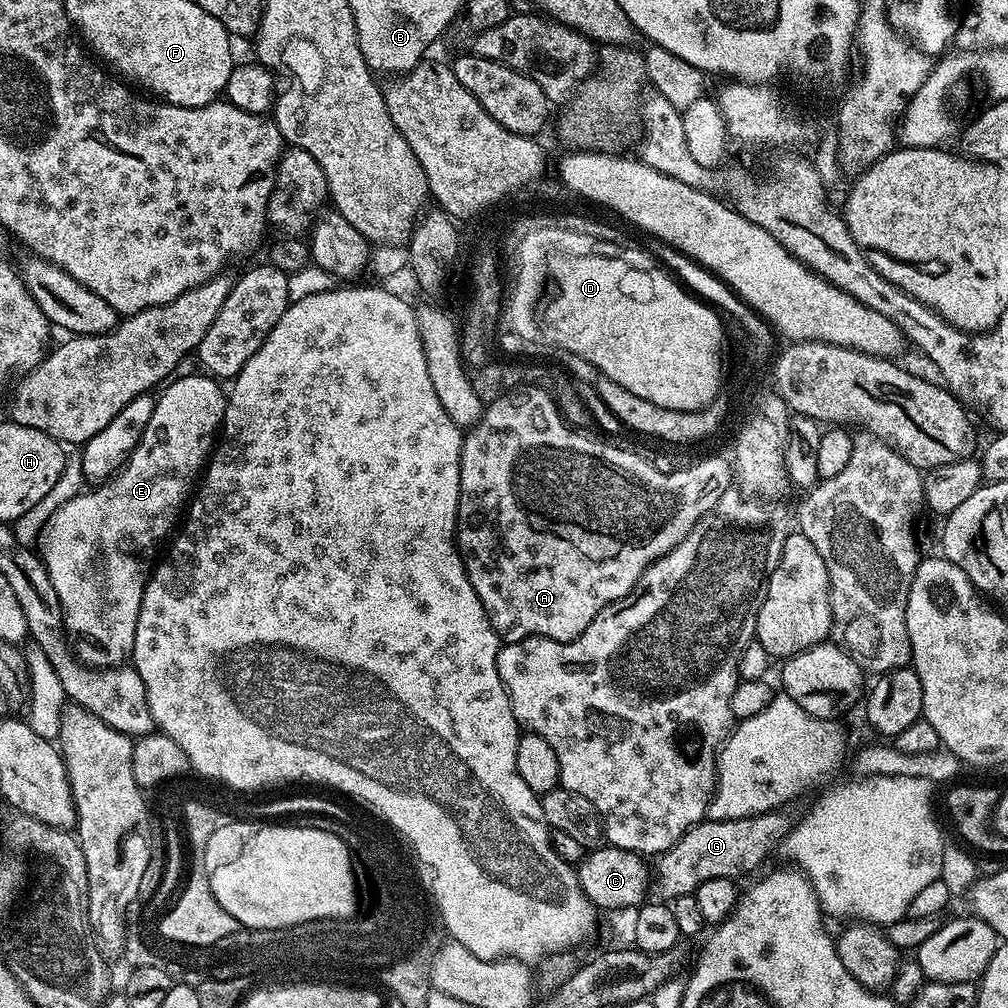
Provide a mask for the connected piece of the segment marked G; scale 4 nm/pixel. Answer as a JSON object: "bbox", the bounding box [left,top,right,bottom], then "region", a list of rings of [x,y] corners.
{"bbox":[650,811,790,902],"region":[[[787,811],[763,812],[750,818],[733,820],[709,820],[707,818],[694,825],[670,850],[655,857],[650,872],[650,896],[656,902],[671,902],[691,896],[702,882],[710,878],[736,880],[747,872],[752,872],[780,843],[790,836]]]}

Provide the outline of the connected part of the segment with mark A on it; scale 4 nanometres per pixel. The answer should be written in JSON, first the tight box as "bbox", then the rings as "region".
{"bbox":[456,386,734,644],"region":[[[525,386],[517,387],[515,390],[505,391],[500,397],[493,402],[493,404],[485,407],[484,413],[480,416],[480,421],[476,425],[473,425],[467,431],[464,436],[464,445],[462,446],[462,454],[460,455],[460,505],[458,506],[458,518],[456,519],[456,546],[460,549],[460,557],[464,560],[464,565],[468,571],[468,577],[470,582],[474,586],[474,590],[478,594],[478,598],[482,602],[482,606],[488,612],[488,616],[492,619],[492,624],[496,628],[497,632],[506,634],[507,643],[513,644],[519,640],[525,640],[528,636],[545,636],[551,640],[573,640],[578,638],[586,630],[586,626],[590,626],[590,622],[594,622],[594,618],[599,612],[606,607],[610,602],[620,600],[625,594],[631,590],[632,587],[638,582],[638,578],[645,572],[652,563],[658,558],[662,558],[668,551],[674,546],[678,546],[678,542],[682,542],[686,538],[686,534],[690,534],[690,530],[694,530],[694,526],[699,520],[708,512],[712,510],[712,507],[717,504],[726,495],[729,495],[730,489],[728,488],[732,484],[732,472],[734,476],[734,468],[731,463],[728,464],[720,456],[708,456],[705,460],[700,460],[697,464],[692,464],[681,467],[675,472],[664,472],[660,468],[655,468],[652,465],[651,459],[639,456],[636,452],[627,452],[624,448],[615,448],[612,444],[603,444],[600,440],[595,440],[594,437],[588,436],[592,434],[585,434],[583,431],[577,430],[564,423],[563,416],[560,415],[560,411],[556,408],[556,403],[552,401],[552,395],[548,393],[542,386],[536,386],[536,388],[524,388]]]}

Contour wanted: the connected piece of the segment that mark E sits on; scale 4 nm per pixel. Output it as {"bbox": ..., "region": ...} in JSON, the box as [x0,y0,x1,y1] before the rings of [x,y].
{"bbox":[38,374,226,670],"region":[[[207,374],[199,375],[200,376],[177,375],[175,379],[163,389],[165,392],[162,394],[159,393],[159,395],[156,396],[154,414],[150,417],[150,422],[146,422],[146,430],[142,434],[142,438],[138,442],[136,449],[128,456],[128,460],[125,462],[123,468],[121,468],[115,476],[110,476],[107,480],[97,483],[95,487],[93,487],[96,488],[93,492],[84,492],[81,496],[70,497],[61,508],[56,508],[49,514],[48,521],[40,528],[40,548],[38,547],[38,555],[40,559],[43,560],[46,570],[50,574],[50,583],[54,586],[54,594],[58,594],[64,631],[73,641],[75,641],[74,639],[80,640],[81,653],[79,652],[78,659],[81,664],[87,666],[89,669],[103,670],[106,668],[119,668],[131,657],[132,647],[134,646],[134,634],[136,633],[136,623],[138,622],[138,614],[140,613],[142,598],[144,597],[144,587],[148,585],[148,578],[154,571],[154,561],[157,559],[156,547],[158,547],[164,539],[167,541],[169,537],[173,535],[174,529],[177,527],[178,521],[181,519],[190,497],[193,495],[194,485],[201,479],[202,473],[205,471],[206,465],[214,451],[214,445],[217,443],[218,433],[221,431],[224,423],[226,392],[225,389],[220,389],[223,387],[221,387],[213,377]]]}

